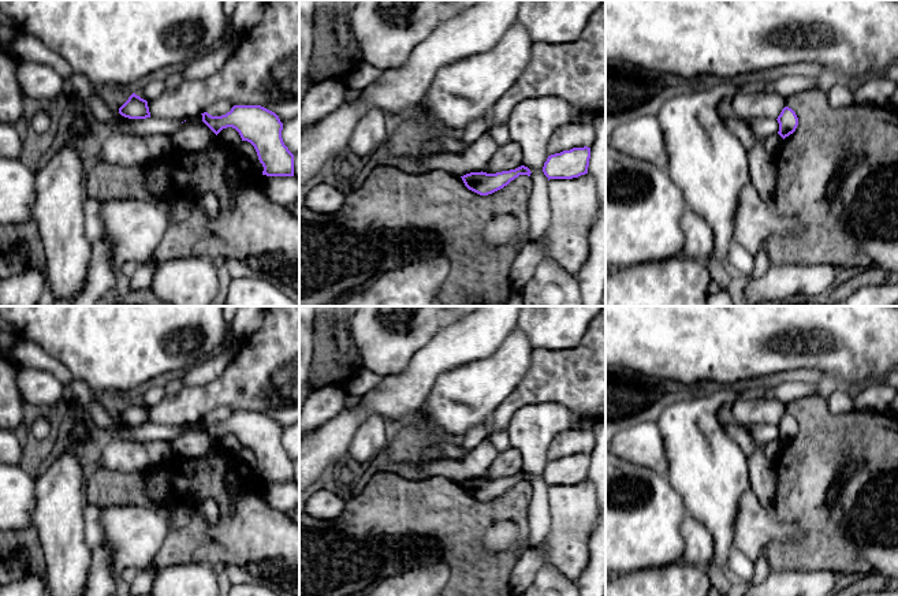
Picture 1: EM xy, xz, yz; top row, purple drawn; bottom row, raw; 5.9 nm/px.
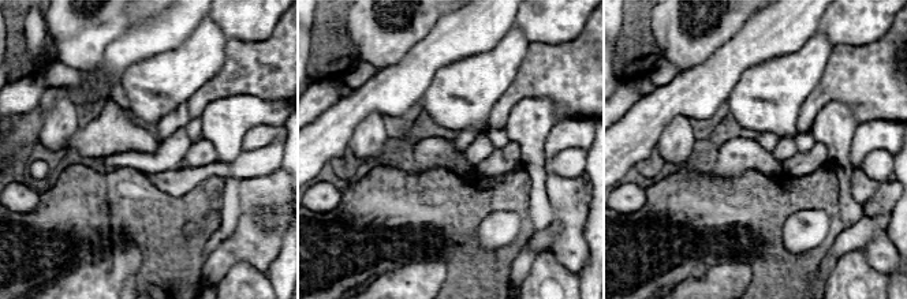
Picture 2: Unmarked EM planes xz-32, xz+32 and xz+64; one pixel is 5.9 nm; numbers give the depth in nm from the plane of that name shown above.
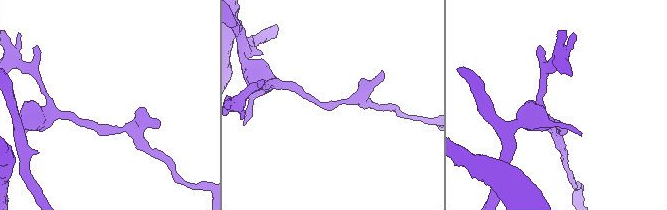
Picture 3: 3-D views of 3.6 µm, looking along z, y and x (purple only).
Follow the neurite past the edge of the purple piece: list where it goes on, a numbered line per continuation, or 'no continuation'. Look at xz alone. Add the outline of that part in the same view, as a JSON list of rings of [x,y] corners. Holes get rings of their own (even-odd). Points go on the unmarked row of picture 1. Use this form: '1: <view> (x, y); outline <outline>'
no continuation

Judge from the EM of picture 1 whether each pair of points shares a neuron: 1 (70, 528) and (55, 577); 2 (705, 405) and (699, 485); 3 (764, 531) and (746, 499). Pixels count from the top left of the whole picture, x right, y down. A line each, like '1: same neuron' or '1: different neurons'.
1: same neuron
2: same neuron
3: same neuron

